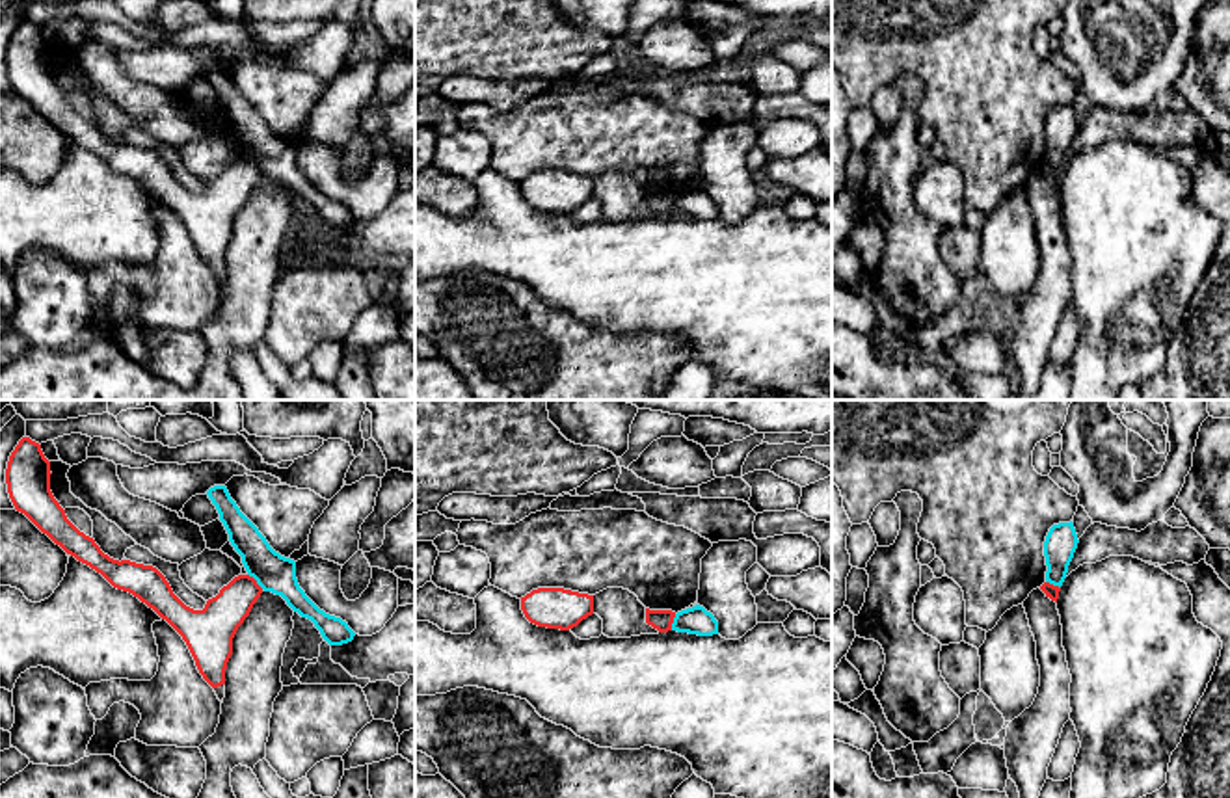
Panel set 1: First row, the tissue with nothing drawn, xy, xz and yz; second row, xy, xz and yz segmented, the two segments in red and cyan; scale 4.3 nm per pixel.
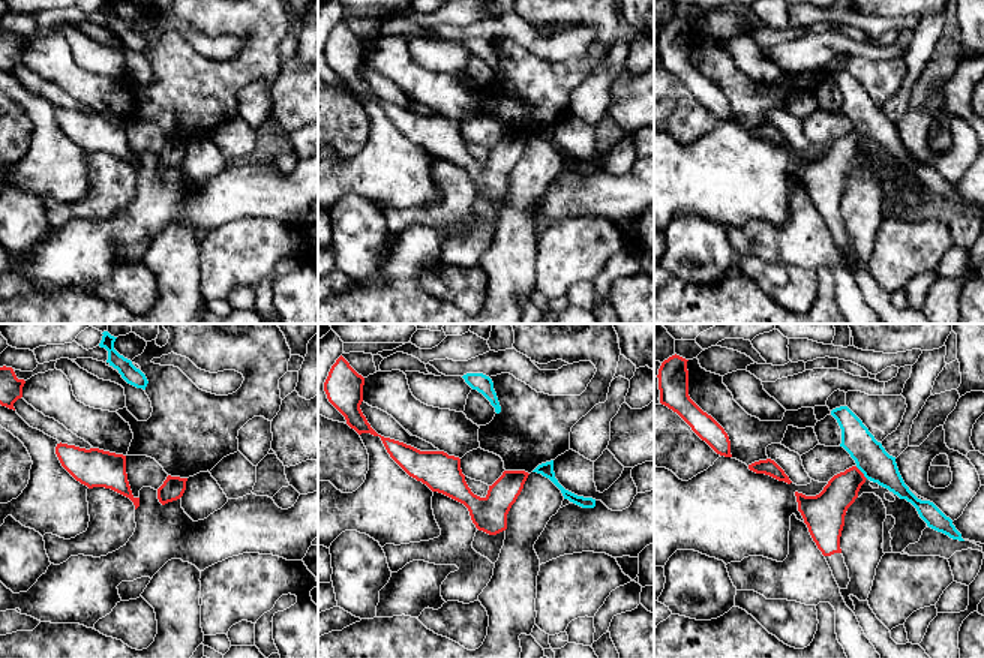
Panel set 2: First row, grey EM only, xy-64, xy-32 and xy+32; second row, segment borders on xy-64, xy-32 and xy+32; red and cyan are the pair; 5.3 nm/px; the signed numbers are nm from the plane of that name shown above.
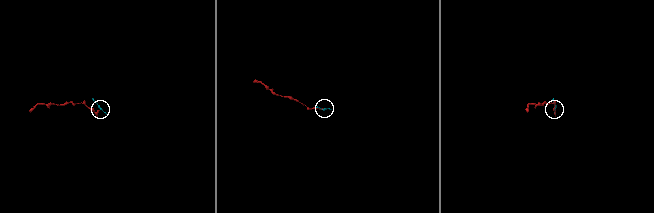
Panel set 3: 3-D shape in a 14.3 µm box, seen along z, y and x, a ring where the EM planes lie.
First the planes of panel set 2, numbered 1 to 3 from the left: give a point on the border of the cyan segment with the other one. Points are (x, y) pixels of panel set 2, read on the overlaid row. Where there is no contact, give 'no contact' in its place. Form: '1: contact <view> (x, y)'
1: no contact
2: no contact
3: contact xy+32 (861, 472)

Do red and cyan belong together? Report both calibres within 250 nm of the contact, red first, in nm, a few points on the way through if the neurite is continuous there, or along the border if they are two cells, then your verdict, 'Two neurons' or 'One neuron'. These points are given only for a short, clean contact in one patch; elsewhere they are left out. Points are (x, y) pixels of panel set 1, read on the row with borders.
Thickness 180 nm (red) against 160 nm. Boundary: xy (248, 573), (263, 588). Two neurons

